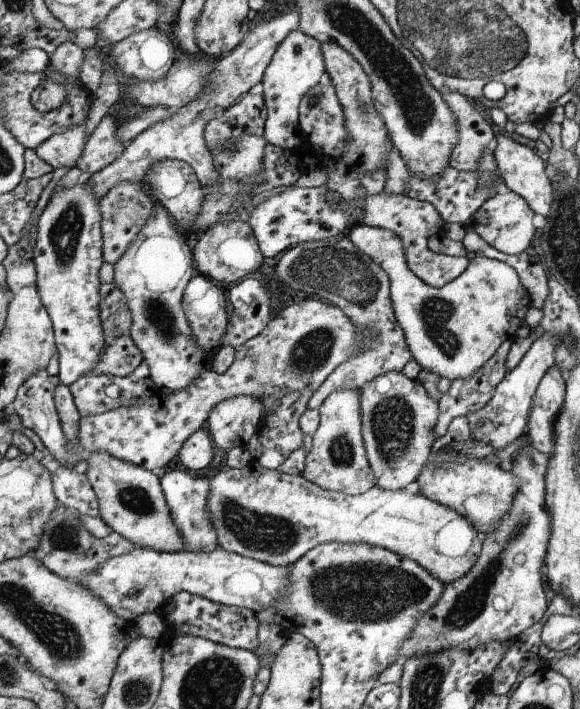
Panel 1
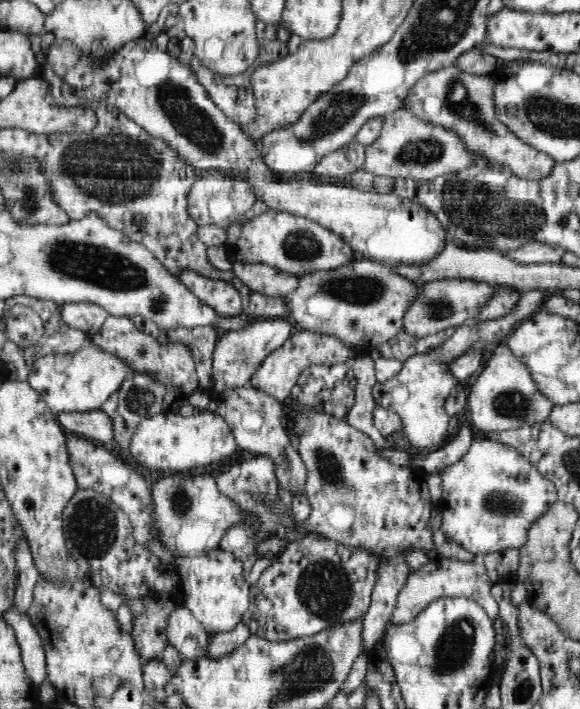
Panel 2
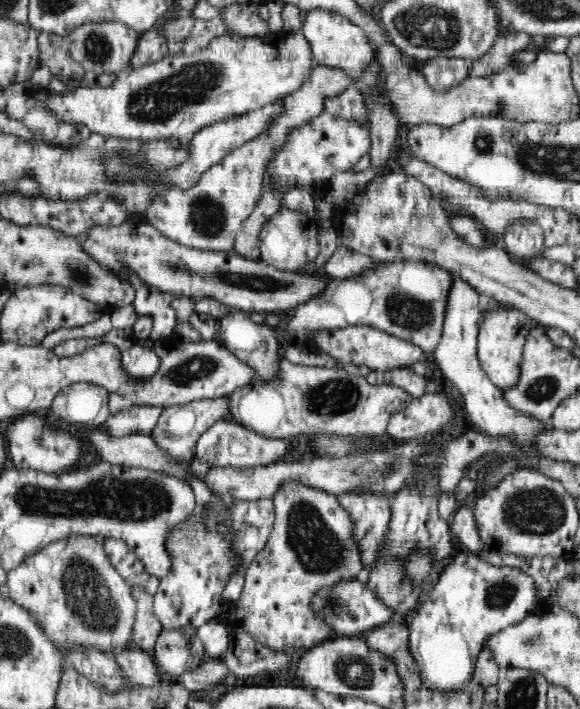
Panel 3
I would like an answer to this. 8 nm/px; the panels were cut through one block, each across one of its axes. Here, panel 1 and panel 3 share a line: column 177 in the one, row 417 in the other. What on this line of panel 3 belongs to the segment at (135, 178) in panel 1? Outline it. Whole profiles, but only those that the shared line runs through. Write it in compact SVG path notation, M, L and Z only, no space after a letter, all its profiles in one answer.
M129 404L121 412L110 416L104 423L104 431L118 438L128 435L148 436L158 424L161 414L162 407L159 406Z

